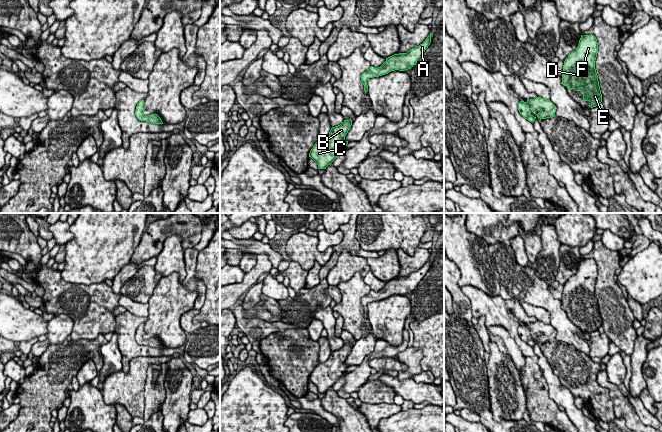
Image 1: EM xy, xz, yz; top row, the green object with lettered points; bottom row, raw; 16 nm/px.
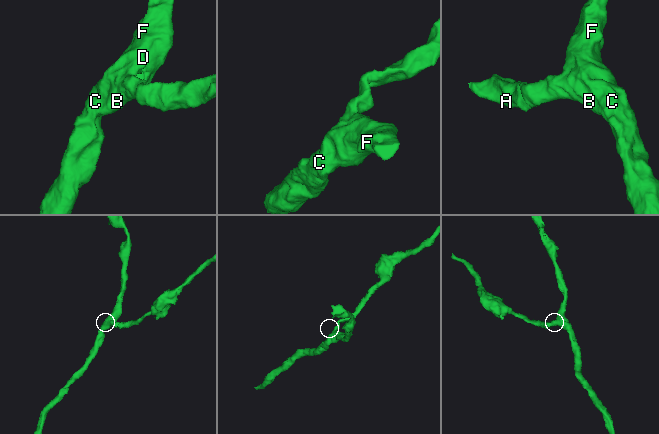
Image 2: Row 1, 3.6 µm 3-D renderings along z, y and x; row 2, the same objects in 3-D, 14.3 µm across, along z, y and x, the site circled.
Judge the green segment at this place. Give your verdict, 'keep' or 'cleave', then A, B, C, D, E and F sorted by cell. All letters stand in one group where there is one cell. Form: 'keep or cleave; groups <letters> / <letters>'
keep; groups A B C D E F

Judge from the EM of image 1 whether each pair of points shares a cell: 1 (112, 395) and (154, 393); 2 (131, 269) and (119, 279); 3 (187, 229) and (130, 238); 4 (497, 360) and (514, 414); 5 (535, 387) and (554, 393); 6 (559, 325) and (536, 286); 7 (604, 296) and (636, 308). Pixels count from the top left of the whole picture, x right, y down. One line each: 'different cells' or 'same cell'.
1: different cells
2: same cell
3: different cells
4: same cell
5: different cells
6: same cell
7: different cells

